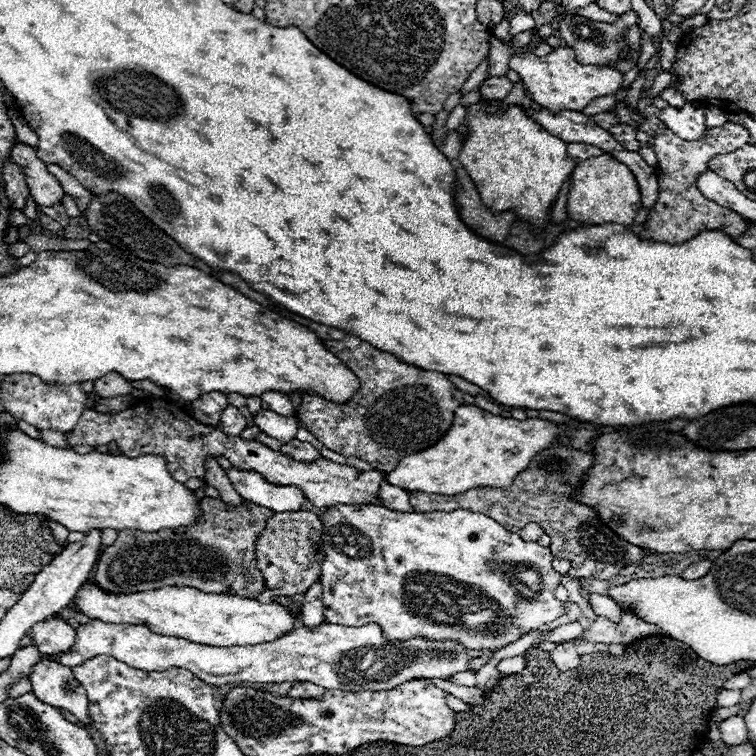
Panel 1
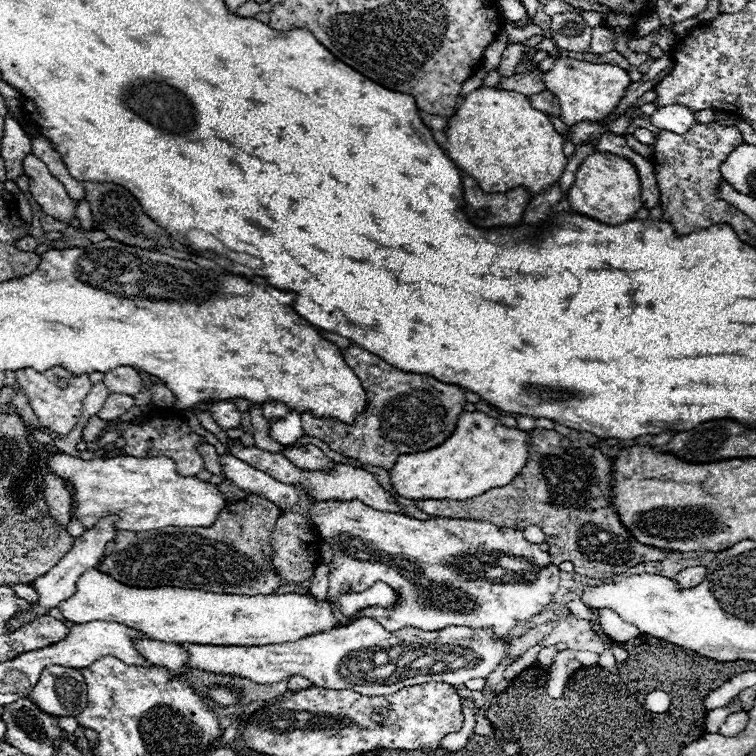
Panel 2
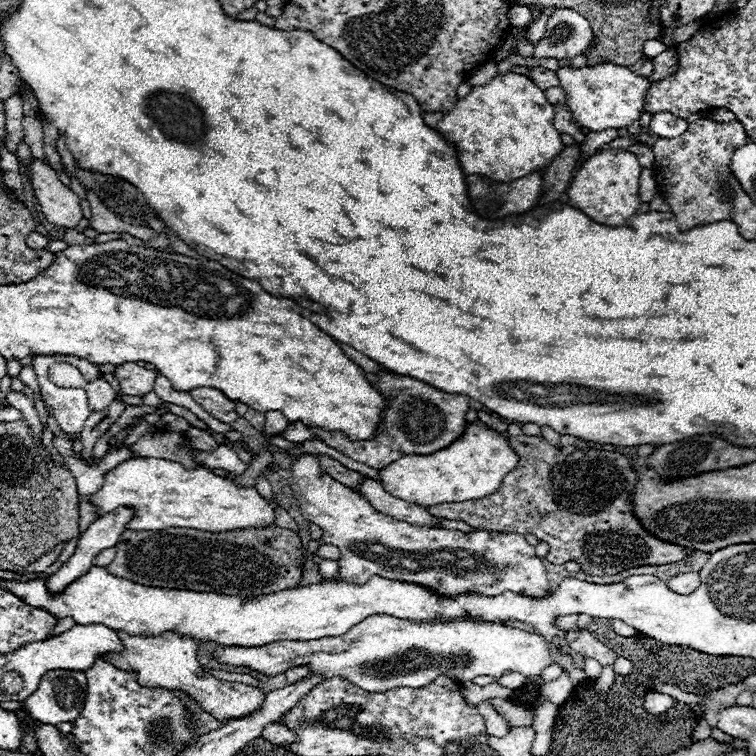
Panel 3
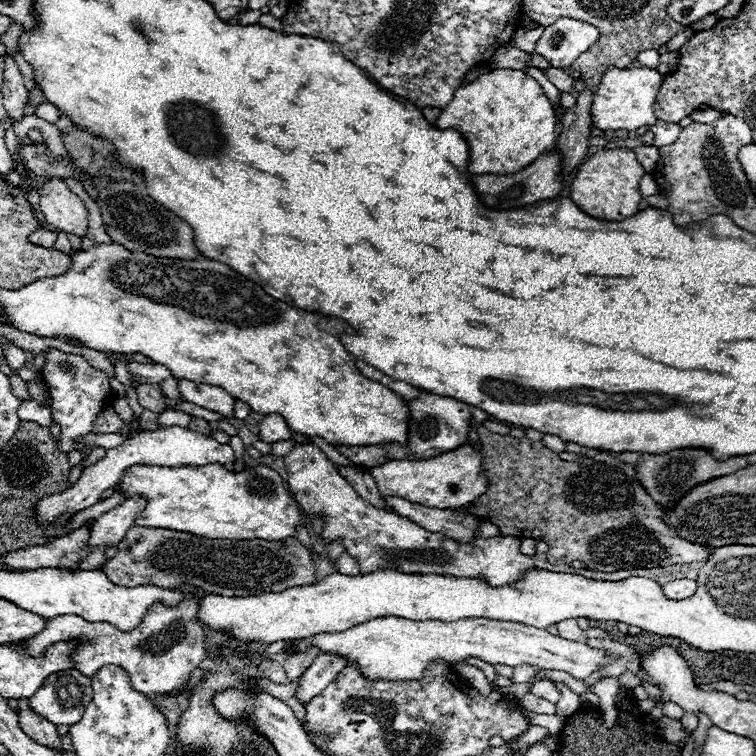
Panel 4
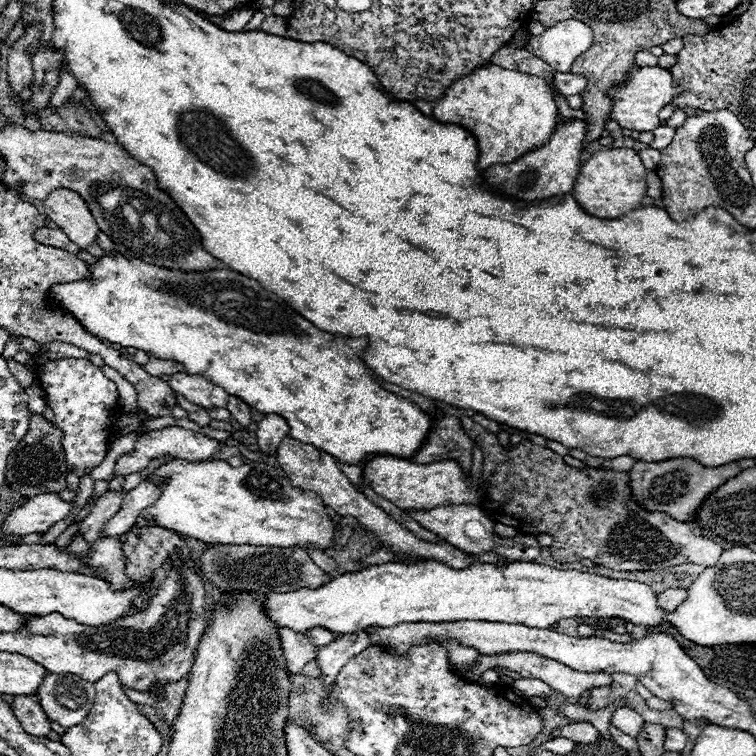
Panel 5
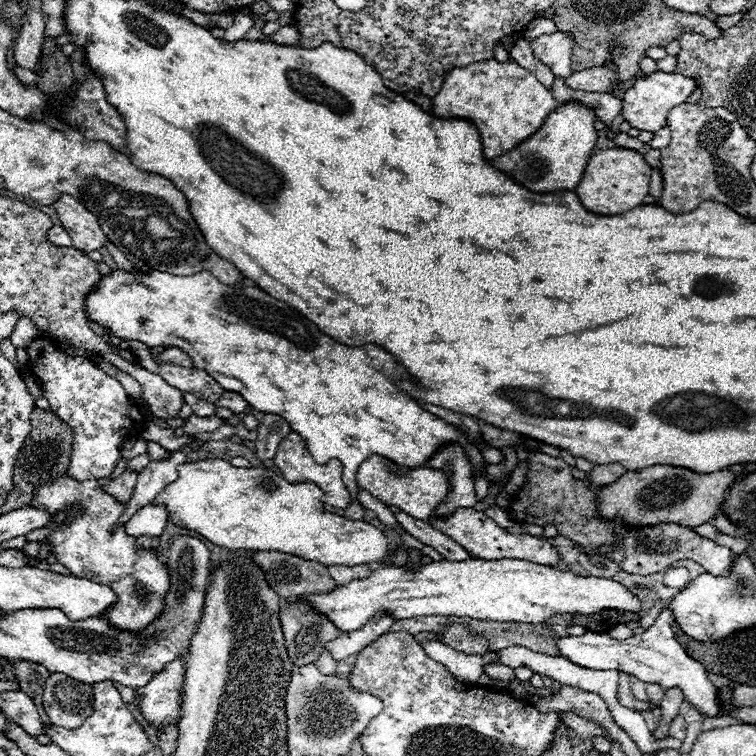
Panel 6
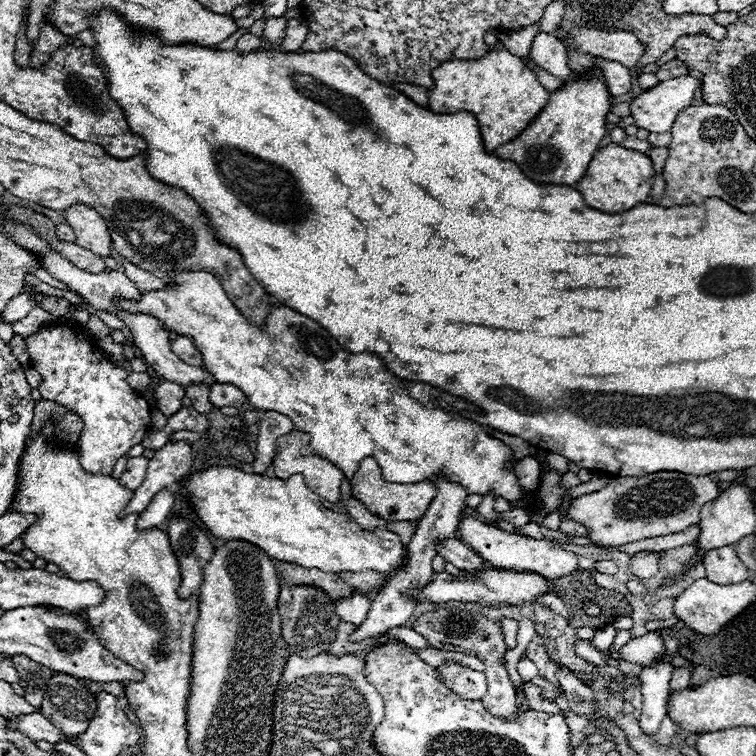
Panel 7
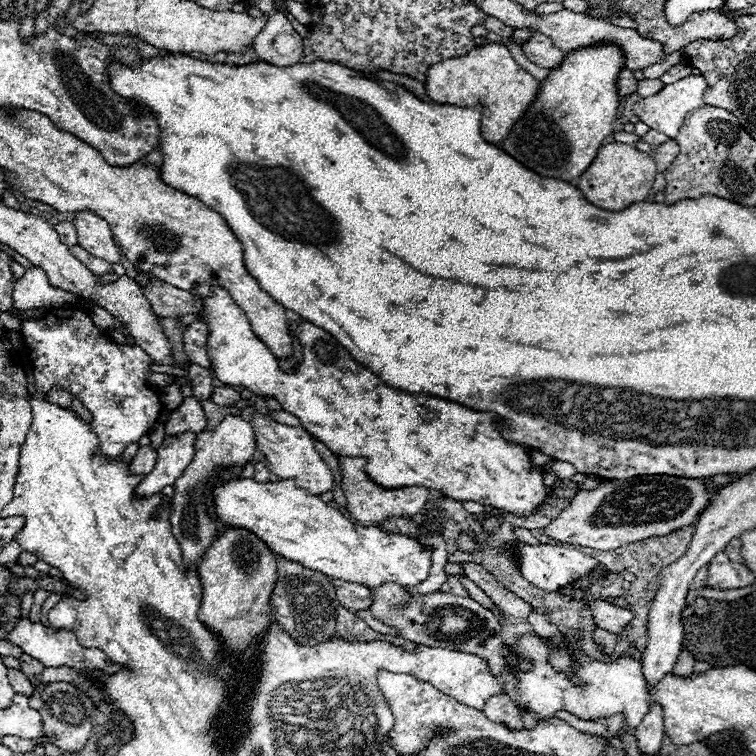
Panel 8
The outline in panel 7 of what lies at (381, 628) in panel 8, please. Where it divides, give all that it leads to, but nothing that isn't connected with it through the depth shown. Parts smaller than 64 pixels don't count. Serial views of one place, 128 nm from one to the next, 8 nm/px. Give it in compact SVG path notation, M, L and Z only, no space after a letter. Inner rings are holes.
M356 592L352 598L336 602L336 614L344 622L362 624L368 616L368 610L370 610L370 600L360 592ZM400 626L400 628L394 628L392 632L394 632L394 636L396 636L398 640L406 642L406 644L408 644L408 646L412 646L412 648L428 648L426 640L424 640L422 636L418 636L418 634L414 632L414 630L406 628L406 626Z

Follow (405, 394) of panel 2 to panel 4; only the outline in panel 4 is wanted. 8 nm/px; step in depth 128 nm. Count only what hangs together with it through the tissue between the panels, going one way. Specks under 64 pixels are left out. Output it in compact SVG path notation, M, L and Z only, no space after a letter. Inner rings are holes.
M420 390L418 400L408 402L410 408L410 432L408 432L408 444L380 444L380 446L354 446L354 448L342 448L338 446L336 450L352 460L356 466L378 466L390 460L428 460L436 458L440 454L446 454L450 450L456 450L468 442L468 428L470 428L470 406L452 398L444 398L438 394L430 394Z

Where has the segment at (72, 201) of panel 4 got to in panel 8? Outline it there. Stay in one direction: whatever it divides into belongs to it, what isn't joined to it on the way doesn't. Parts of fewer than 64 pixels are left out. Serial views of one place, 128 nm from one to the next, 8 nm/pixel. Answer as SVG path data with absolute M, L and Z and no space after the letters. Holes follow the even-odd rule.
M78 212L74 226L78 230L78 244L88 250L92 256L102 258L110 264L118 264L122 254L120 254L120 246L116 244L112 230L108 228L108 224L94 216L94 212Z

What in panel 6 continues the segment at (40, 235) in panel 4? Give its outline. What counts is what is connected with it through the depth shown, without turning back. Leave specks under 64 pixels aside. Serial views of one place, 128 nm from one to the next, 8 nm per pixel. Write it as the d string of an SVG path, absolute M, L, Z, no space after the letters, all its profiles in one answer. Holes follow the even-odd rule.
M54 226L54 228L48 232L48 240L50 240L54 246L72 246L72 240L70 240L66 228L62 228L62 226Z

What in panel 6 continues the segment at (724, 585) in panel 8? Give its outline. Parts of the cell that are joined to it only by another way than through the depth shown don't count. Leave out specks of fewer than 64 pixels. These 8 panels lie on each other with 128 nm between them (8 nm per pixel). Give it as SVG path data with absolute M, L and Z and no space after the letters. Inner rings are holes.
M530 452L530 472L528 482L520 488L518 494L512 496L508 514L516 524L554 524L560 536L566 536L582 546L582 552L590 554L592 548L600 544L616 546L614 552L604 554L612 562L616 562L622 570L630 574L656 574L668 570L668 566L676 560L692 558L700 566L706 568L712 576L726 576L738 556L726 546L720 546L708 538L698 536L688 526L676 524L658 524L656 528L622 528L620 524L608 524L596 516L596 492L588 488L588 480L574 480L570 474L570 466L562 458L552 458L542 452Z

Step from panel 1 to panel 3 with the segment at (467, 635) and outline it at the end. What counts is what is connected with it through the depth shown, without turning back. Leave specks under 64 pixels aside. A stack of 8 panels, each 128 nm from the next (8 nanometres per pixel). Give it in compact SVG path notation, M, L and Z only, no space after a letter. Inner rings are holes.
M302 454L294 458L290 466L290 488L294 498L298 500L300 512L308 522L314 522L322 528L320 544L332 544L342 552L338 560L338 578L350 584L364 584L374 574L390 580L422 584L426 588L436 590L438 594L456 596L456 594L484 594L484 596L498 596L506 590L522 594L522 596L546 596L550 590L550 582L546 578L546 570L542 560L536 556L534 548L524 540L520 534L504 534L492 530L478 530L474 534L464 534L460 530L444 530L444 528L422 528L412 526L408 522L396 520L384 512L378 512L362 494L354 492L352 488L332 480L322 468L316 454Z

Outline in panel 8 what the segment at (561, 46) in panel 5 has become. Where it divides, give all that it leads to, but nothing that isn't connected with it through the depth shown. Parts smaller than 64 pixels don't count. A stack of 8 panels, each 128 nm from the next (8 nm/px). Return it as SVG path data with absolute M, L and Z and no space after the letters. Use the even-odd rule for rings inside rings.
M532 34L524 44L522 44L522 52L526 54L526 58L542 68L556 68L556 64L562 62L564 52L558 50L552 40L544 34Z

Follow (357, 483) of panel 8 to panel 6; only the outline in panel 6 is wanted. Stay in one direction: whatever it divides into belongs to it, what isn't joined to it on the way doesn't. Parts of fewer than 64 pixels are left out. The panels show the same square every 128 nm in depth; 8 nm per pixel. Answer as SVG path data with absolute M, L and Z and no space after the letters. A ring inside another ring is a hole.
M372 454L360 464L358 474L356 474L358 486L368 490L374 498L378 498L388 508L394 506L416 520L428 520L432 512L436 510L436 506L446 500L450 484L442 472L432 470L432 468L416 468L416 470L404 470L404 474L396 474L396 472L390 472L388 466L390 466L388 460Z

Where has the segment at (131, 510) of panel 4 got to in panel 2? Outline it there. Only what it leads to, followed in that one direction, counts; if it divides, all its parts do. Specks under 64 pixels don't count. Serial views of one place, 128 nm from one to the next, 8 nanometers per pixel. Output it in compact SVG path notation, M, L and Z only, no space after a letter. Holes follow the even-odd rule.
M118 516L100 518L100 522L98 522L94 528L86 530L82 536L78 536L78 538L74 540L74 544L72 544L72 548L68 550L68 554L66 554L50 572L46 572L44 576L40 576L40 578L34 580L32 586L34 586L34 590L36 590L36 594L38 594L38 604L32 604L32 608L30 608L28 612L18 614L18 616L8 624L10 630L16 630L16 628L20 628L20 626L26 624L26 622L36 620L38 616L46 614L50 608L56 608L60 602L68 600L68 598L76 592L76 580L78 580L86 570L96 568L96 566L102 562L102 558L104 558L104 546L106 546L110 540L116 538L116 532L118 532L118 530L116 530L116 520L118 520Z

